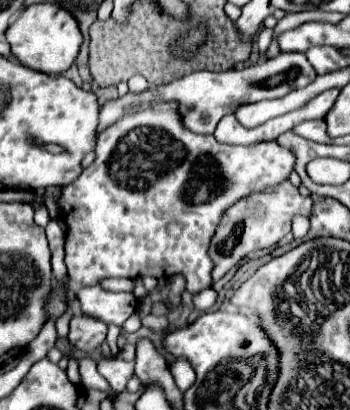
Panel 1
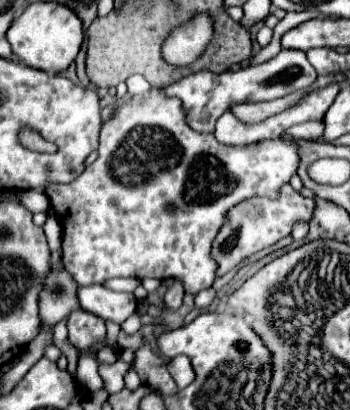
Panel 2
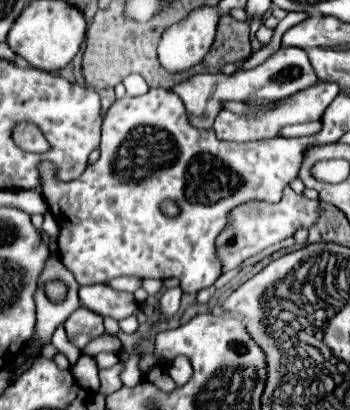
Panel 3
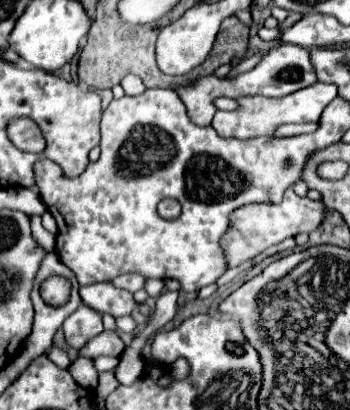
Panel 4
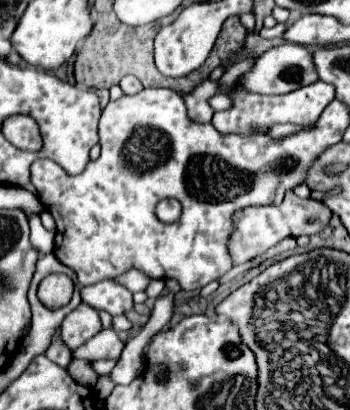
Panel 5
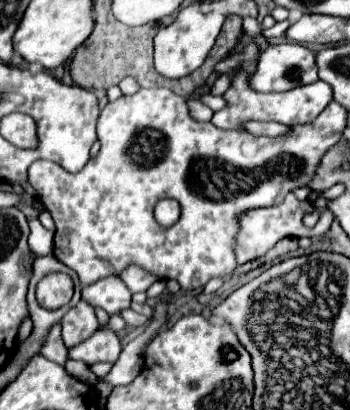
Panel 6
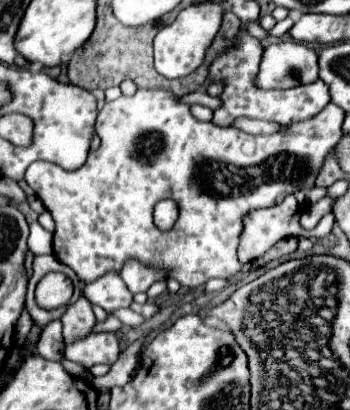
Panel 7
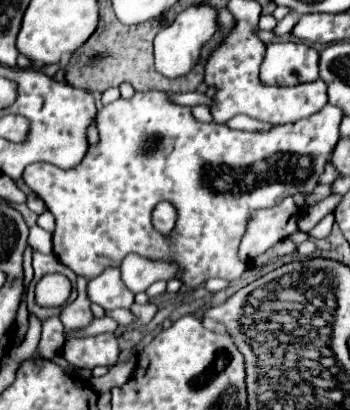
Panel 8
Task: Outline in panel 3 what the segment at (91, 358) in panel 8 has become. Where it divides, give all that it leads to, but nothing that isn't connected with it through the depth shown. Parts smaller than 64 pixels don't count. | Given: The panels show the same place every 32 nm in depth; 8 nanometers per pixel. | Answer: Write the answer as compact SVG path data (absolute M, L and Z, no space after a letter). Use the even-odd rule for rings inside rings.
M100 336L100 340L92 340L92 344L88 344L88 348L82 350L82 354L88 354L88 356L96 356L100 352L114 352L118 354L122 350L122 344L116 336Z

